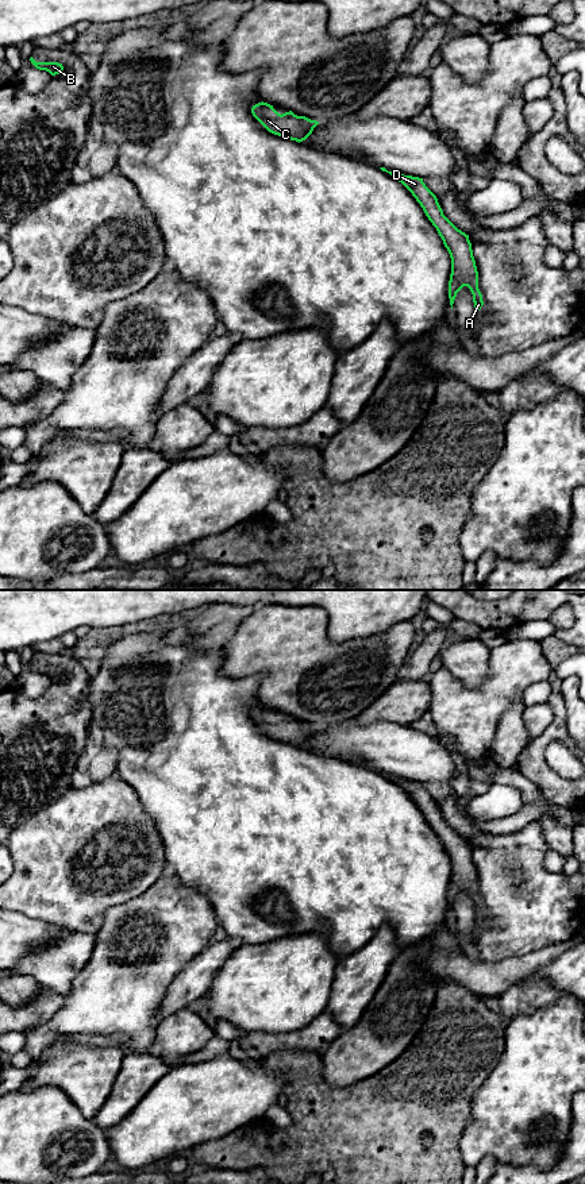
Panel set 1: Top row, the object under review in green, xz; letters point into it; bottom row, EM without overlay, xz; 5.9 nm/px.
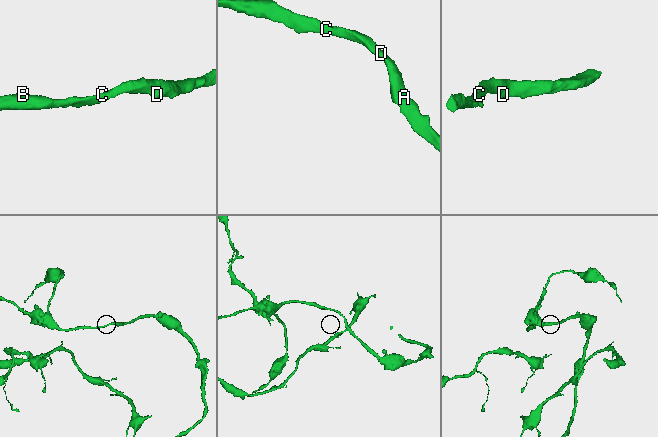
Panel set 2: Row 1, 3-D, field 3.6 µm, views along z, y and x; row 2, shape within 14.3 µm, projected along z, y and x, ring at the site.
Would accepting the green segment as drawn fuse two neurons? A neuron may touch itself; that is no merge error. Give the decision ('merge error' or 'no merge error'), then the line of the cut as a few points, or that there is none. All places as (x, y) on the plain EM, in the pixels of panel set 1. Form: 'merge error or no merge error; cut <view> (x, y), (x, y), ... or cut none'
no merge error; cut none

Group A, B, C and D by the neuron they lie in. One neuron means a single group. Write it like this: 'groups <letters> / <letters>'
groups A B C D

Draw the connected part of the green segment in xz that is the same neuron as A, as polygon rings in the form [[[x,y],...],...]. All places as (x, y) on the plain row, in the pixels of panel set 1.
[[[380,772],[382,776],[389,778],[395,784],[401,787],[416,803],[416,806],[423,813],[426,821],[432,828],[432,830],[436,833],[439,841],[443,845],[444,852],[447,853],[450,863],[451,863],[451,879],[449,886],[449,903],[450,910],[453,914],[454,905],[457,902],[457,898],[463,892],[467,891],[473,899],[473,907],[476,913],[476,918],[481,914],[484,910],[482,899],[478,894],[478,876],[476,871],[476,865],[473,861],[472,848],[469,845],[469,840],[458,834],[444,819],[443,815],[438,807],[436,801],[426,791],[423,787],[423,783],[412,782],[412,780],[404,780],[397,776],[388,776],[385,772]]]

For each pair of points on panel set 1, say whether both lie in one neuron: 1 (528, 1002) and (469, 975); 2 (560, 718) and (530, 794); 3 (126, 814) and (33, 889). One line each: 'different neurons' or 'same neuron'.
1: different neurons
2: different neurons
3: same neuron

